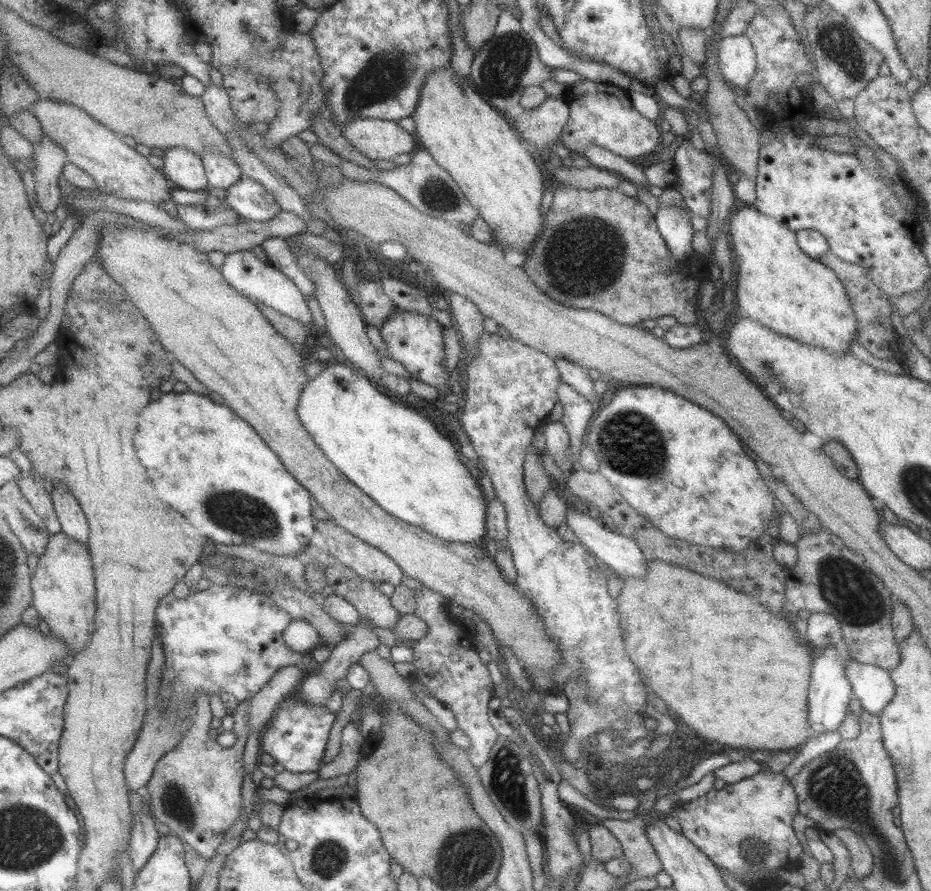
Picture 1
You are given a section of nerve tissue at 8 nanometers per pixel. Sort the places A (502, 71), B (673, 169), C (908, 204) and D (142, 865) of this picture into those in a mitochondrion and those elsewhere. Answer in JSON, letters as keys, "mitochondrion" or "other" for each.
{"A":"mitochondrion","B":"other","C":"other","D":"other"}

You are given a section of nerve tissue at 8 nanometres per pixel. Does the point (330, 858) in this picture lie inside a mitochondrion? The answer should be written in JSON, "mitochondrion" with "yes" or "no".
{"mitochondrion":"yes"}

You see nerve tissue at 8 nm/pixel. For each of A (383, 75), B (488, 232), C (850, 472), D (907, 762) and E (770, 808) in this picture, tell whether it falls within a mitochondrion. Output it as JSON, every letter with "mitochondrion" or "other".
{"A":"mitochondrion","B":"other","C":"other","D":"mitochondrion","E":"other"}

